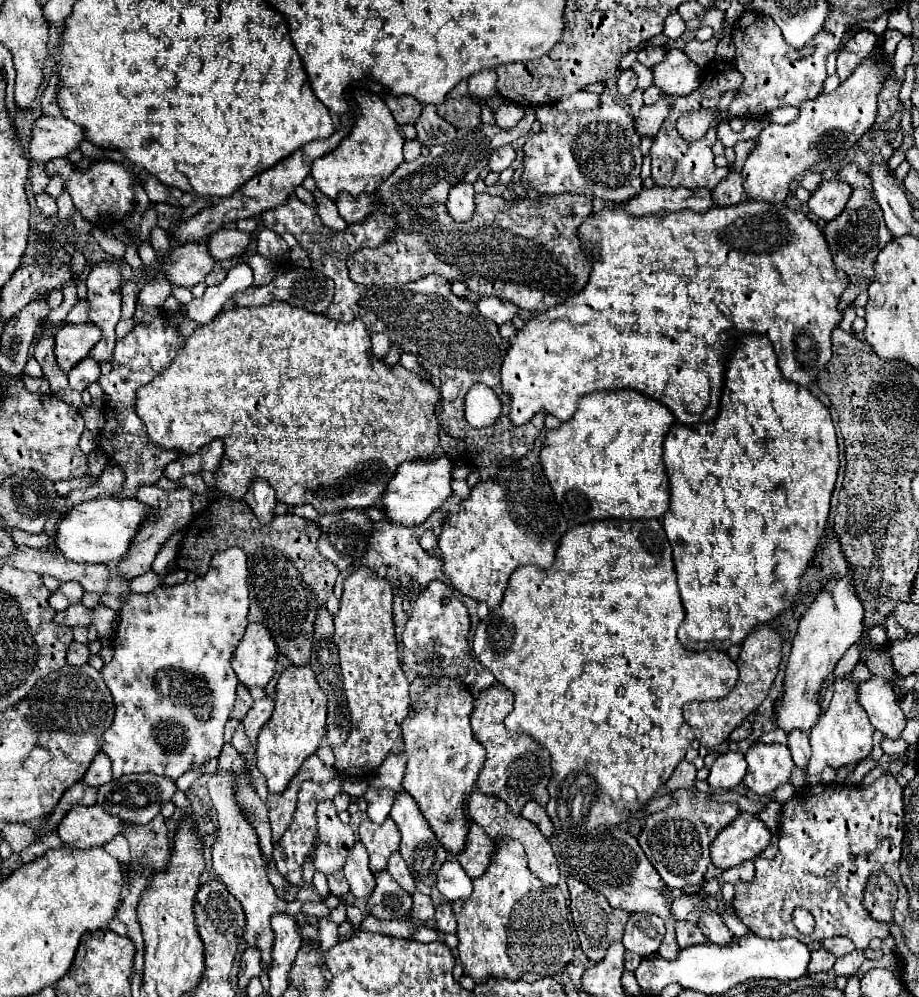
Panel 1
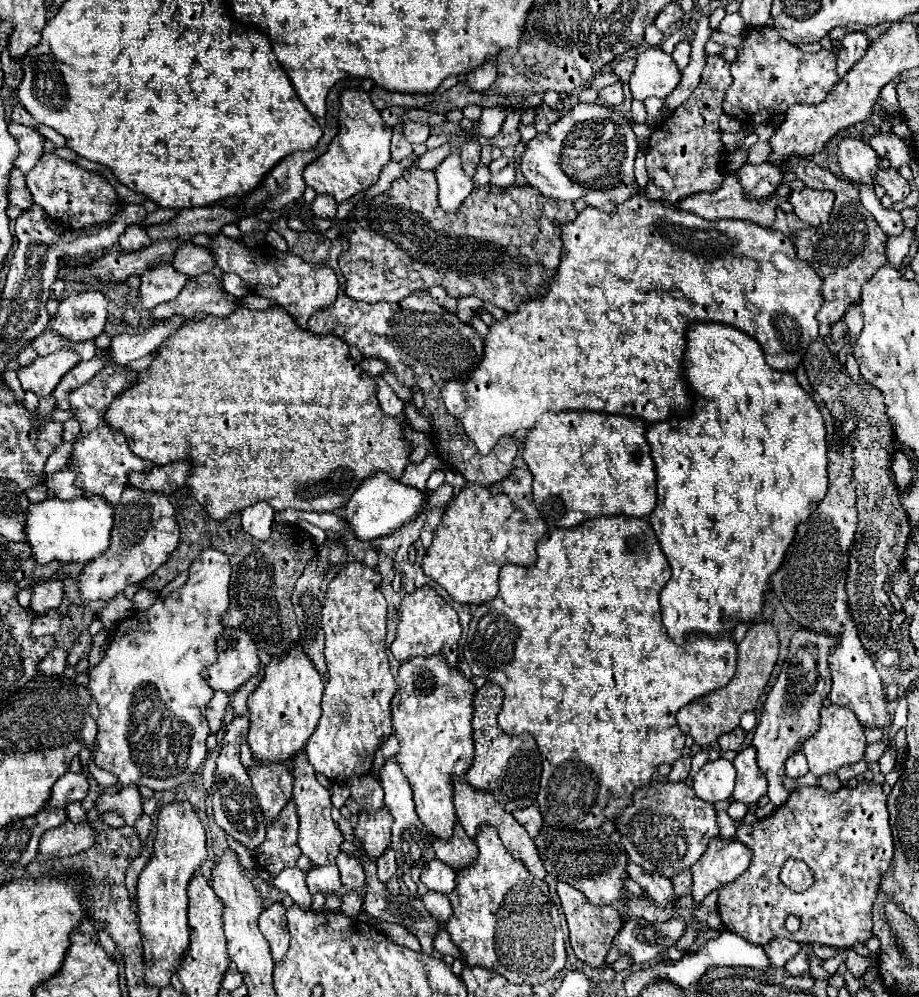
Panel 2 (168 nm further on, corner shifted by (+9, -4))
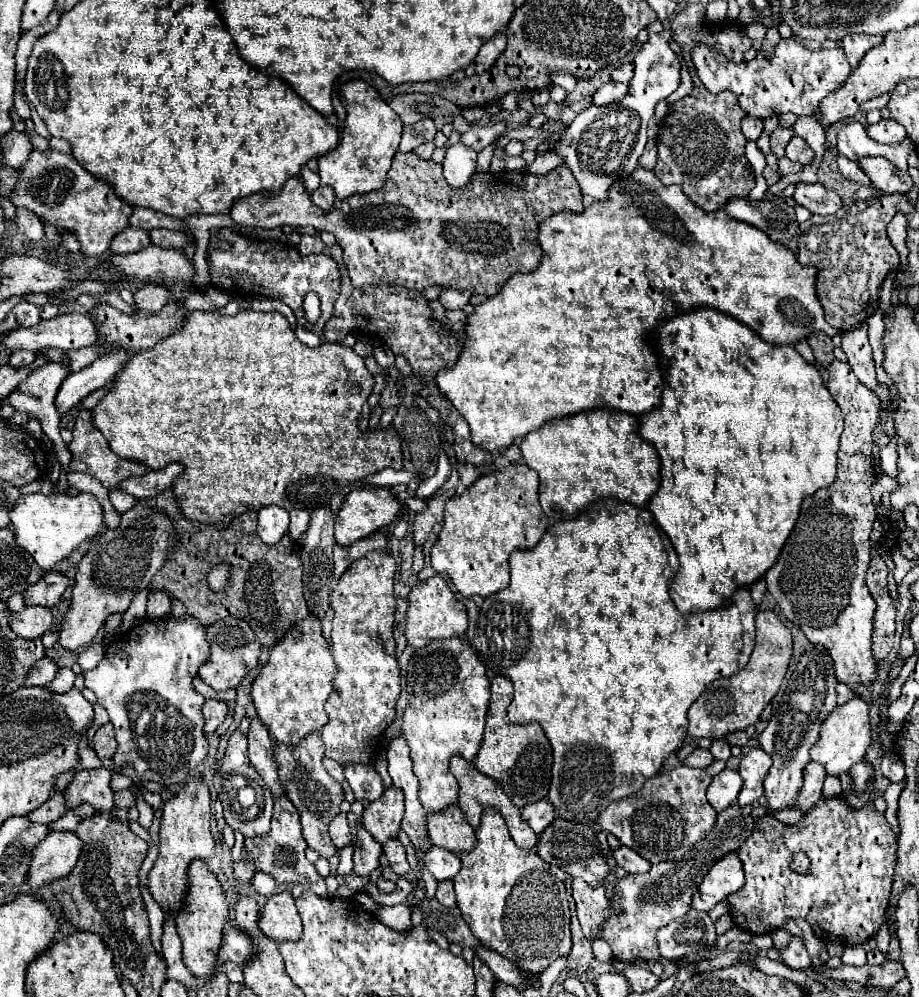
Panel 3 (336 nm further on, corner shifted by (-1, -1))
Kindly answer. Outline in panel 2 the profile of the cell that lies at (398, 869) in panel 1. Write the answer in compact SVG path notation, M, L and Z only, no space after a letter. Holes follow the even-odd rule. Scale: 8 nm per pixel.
M386 849L386 851L384 851L384 855L376 861L376 865L378 865L378 879L380 879L382 883L386 883L388 879L392 879L392 877L394 877L394 873L396 873L394 851L392 851L392 849Z

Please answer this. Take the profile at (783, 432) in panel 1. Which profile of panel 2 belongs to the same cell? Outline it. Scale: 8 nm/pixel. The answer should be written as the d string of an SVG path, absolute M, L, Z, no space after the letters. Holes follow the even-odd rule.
M692 323L686 329L686 353L682 355L684 377L688 383L688 391L694 399L694 405L686 417L670 417L670 421L652 423L646 429L646 441L652 449L652 459L656 465L656 481L658 481L658 501L654 511L650 513L650 525L660 541L660 547L672 567L672 577L660 593L662 605L662 623L668 629L668 635L684 645L684 637L690 631L700 631L708 635L718 635L724 631L732 631L738 623L752 623L754 615L760 613L764 593L770 589L770 575L782 565L784 553L794 539L794 531L798 523L806 521L818 501L826 495L828 473L826 473L826 427L818 405L812 397L798 385L796 375L792 371L776 371L770 369L764 361L762 347L750 335L724 325L724 323Z

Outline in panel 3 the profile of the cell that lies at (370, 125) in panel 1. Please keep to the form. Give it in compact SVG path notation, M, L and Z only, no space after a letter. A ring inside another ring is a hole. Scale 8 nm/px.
M364 80L346 82L340 92L346 108L342 140L334 150L318 158L318 176L322 178L322 184L334 188L338 200L344 200L352 194L366 194L384 186L392 158L400 144L402 122L380 98L374 86L366 84Z

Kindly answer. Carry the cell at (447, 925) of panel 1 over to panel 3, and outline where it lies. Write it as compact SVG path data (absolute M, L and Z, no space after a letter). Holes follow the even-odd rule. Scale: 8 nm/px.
M448 880L448 882L438 882L436 900L438 900L442 906L446 906L446 908L454 908L454 906L456 906L456 896L454 896L452 880Z

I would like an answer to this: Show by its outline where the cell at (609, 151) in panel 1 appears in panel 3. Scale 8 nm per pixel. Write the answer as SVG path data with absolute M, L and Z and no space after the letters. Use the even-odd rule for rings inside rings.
M650 34L648 42L644 44L644 48L636 54L634 58L634 78L630 82L630 94L618 102L618 104L608 104L608 106L588 106L584 108L574 122L564 130L562 138L554 144L554 154L558 154L564 162L564 166L568 166L574 174L574 178L580 184L582 194L588 194L596 200L606 200L608 198L608 190L610 186L620 180L630 176L636 166L638 166L638 158L644 152L646 146L646 124L648 120L654 116L654 106L664 100L666 96L670 96L676 88L680 86L680 62L676 58L676 54L672 52L670 44L668 44L668 36L666 34Z

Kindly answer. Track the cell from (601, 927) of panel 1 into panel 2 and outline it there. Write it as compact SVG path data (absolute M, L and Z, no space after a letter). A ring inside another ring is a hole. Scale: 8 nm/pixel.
M564 882L558 883L558 895L560 897L562 909L564 909L564 915L566 915L566 921L568 921L568 929L570 929L570 943L572 943L572 949L576 953L576 957L590 965L590 967L600 967L604 965L604 959L606 959L606 953L610 951L610 945L618 933L618 929L622 927L622 915L618 913L616 907L598 907L598 905L590 905L590 901L586 901L586 897L574 889L572 885L568 885Z

